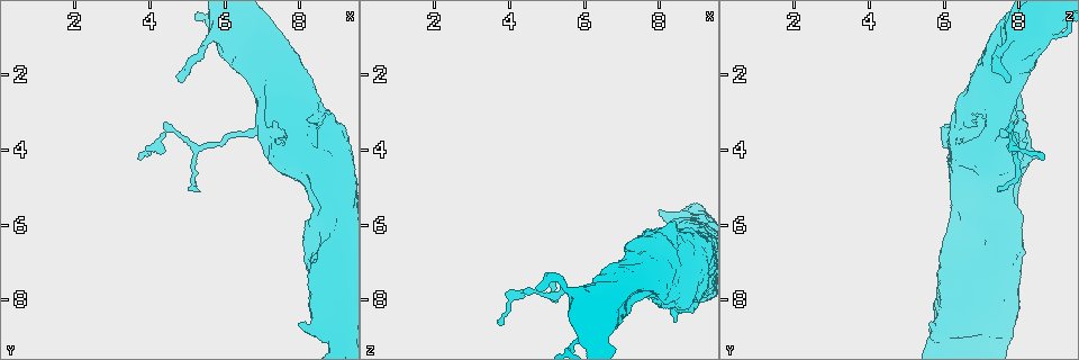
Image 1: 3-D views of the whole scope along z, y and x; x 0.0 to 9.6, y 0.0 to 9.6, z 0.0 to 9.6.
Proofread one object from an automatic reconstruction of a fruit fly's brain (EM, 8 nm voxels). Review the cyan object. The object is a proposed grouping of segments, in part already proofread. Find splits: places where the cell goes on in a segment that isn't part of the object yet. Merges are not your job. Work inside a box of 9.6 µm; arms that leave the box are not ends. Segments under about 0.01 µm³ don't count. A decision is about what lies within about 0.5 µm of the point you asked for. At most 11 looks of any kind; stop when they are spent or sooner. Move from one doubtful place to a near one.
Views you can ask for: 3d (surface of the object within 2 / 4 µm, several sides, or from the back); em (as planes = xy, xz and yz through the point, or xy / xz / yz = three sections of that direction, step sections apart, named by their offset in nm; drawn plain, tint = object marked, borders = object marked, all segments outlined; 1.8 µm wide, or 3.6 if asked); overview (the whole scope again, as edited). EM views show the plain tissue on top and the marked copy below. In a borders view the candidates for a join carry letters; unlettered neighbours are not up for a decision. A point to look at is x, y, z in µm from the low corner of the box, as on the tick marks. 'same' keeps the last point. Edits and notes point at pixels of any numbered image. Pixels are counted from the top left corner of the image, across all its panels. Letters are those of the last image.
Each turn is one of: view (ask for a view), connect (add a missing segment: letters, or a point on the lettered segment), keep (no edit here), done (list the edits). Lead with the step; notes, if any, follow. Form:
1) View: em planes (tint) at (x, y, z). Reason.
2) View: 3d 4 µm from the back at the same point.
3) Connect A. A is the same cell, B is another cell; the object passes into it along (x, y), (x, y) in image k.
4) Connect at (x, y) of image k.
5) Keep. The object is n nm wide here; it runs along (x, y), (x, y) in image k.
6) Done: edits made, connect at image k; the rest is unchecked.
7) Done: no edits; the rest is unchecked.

View: em planes (borders) at (5.30, 5.10, 7.50). Free end.

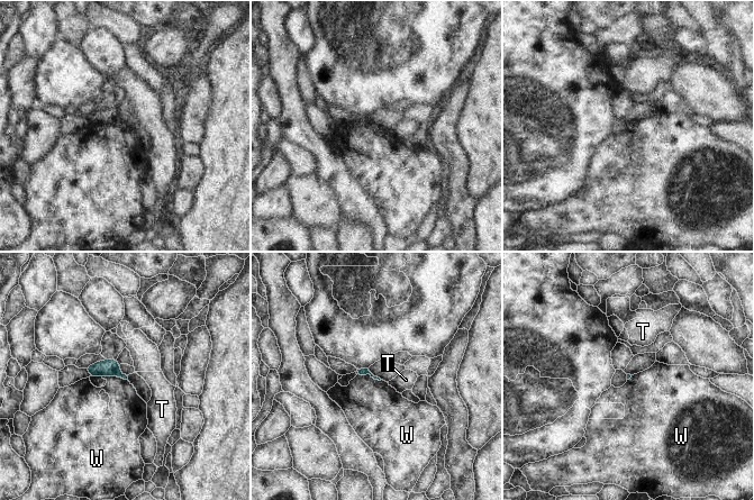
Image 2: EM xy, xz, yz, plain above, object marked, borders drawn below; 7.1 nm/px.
Keep. The longest contact is with W, 200 nm; T and W are other cells; a border runs along (356, 371), (381, 380) in image 2; no lettered segment goes on from it.

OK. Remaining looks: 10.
View: em 3.6 µm xz step 8 (tint) at (7.95, 8.60, 5.65). Stops while still wide.

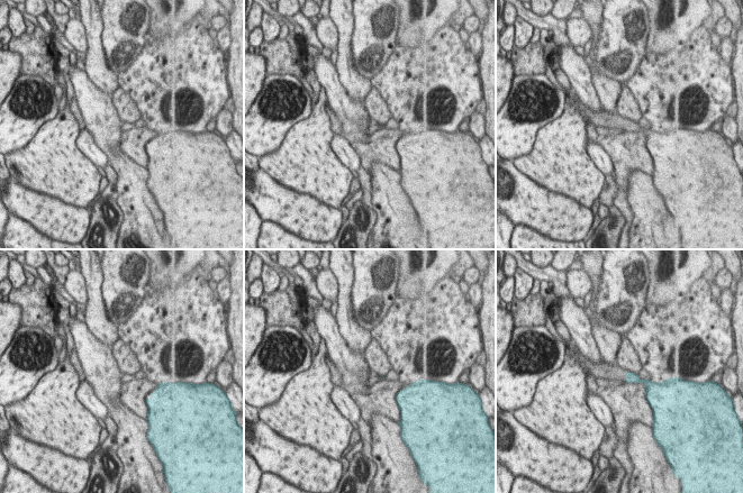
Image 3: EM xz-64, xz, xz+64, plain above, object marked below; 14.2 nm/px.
View: em 3.6 µm planes (borders) at the same point.

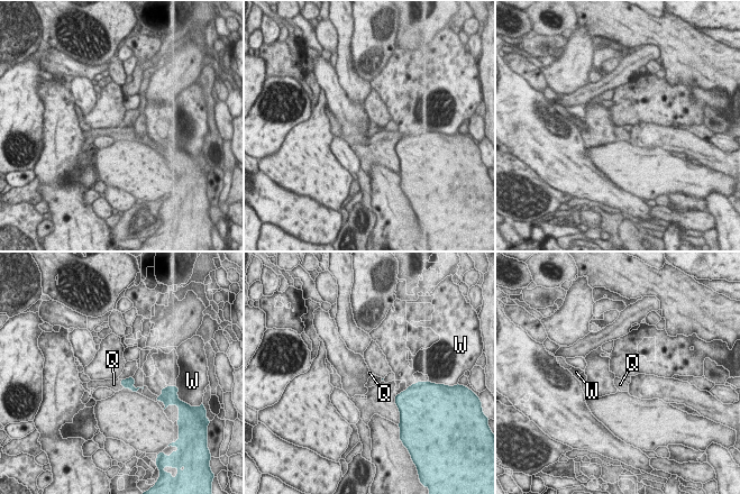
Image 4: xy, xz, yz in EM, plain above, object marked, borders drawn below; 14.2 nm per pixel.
Connect Q. The longest contact is with Q, 140 nm; Q is the same cell, W is another cell; the object passes into it along (128, 383), (121, 384), (113, 384) in image 4; the cell continues.

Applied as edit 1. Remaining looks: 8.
View: em planes (borders) at (4.75, 2.15, 7.65). An open end.

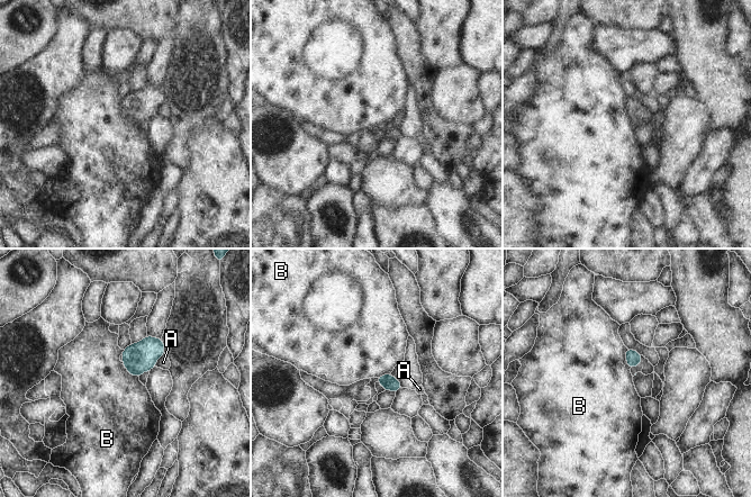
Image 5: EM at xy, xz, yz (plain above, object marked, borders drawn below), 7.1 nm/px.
Keep. A and B are other cells; a border runs along (626, 349), (626, 363), (630, 368) in image 5; none of them fits.

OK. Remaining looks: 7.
View: em xz step 16 (borders) at (3.75, 4.25, 8.60). Tapers out.

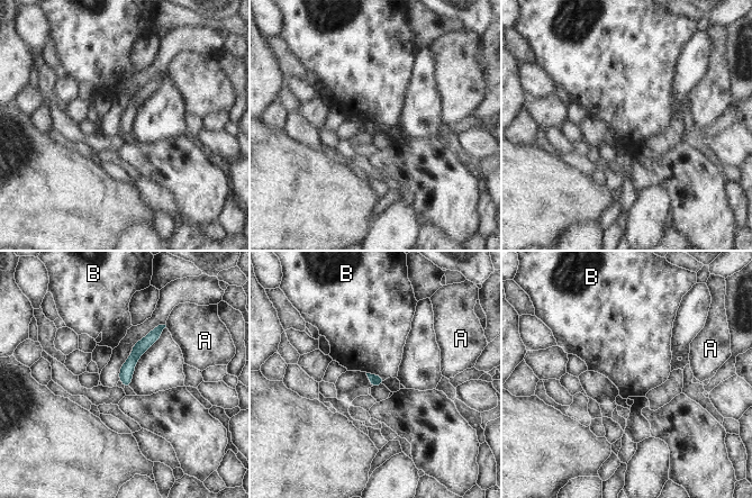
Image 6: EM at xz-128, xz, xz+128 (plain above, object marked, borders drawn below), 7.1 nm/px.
Keep. The object is 80 nm wide here; A and B are other cells; it runs along (159, 329), (135, 354), (126, 383) in image 6; no lettered segment goes on from it.

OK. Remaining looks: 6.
Done: edits made, connect at image 4; the rest is unchecked.

